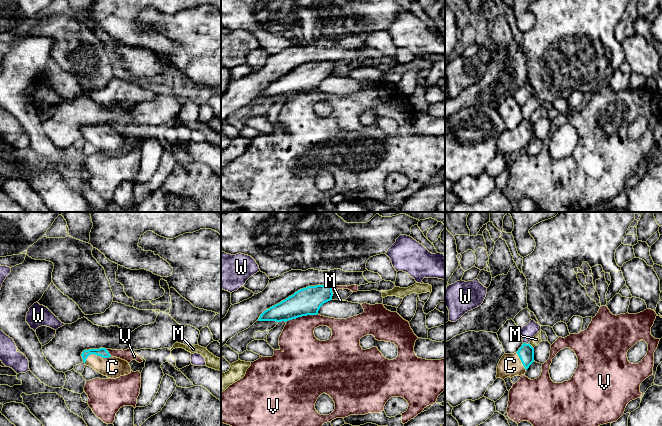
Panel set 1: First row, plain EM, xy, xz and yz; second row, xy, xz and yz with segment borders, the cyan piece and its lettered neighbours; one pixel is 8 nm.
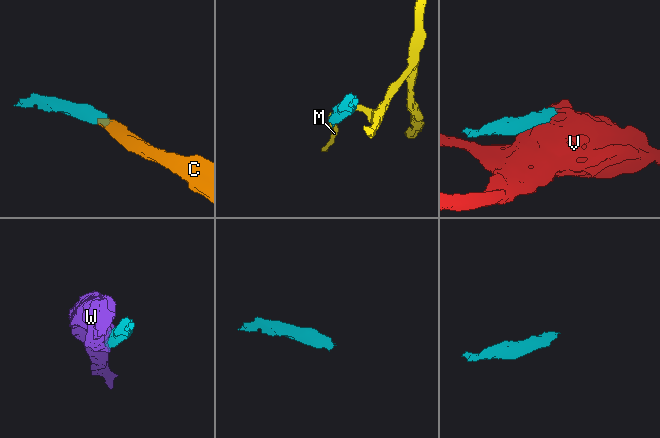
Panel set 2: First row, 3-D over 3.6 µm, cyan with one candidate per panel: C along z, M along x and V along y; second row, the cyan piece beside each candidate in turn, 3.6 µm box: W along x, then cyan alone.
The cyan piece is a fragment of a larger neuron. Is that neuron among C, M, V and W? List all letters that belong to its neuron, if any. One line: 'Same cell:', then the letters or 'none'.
Same cell: C

